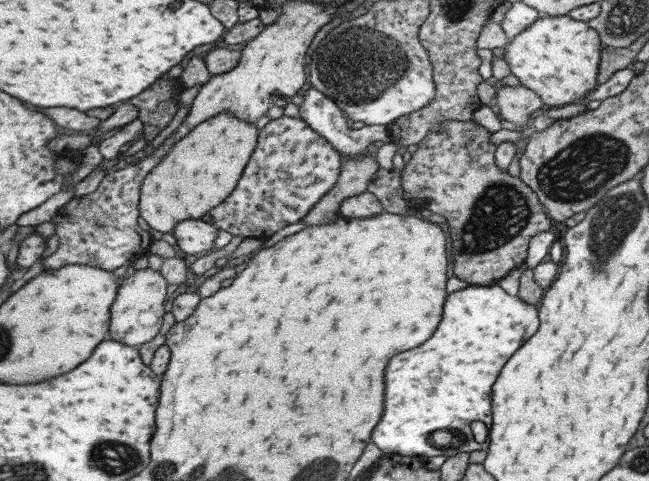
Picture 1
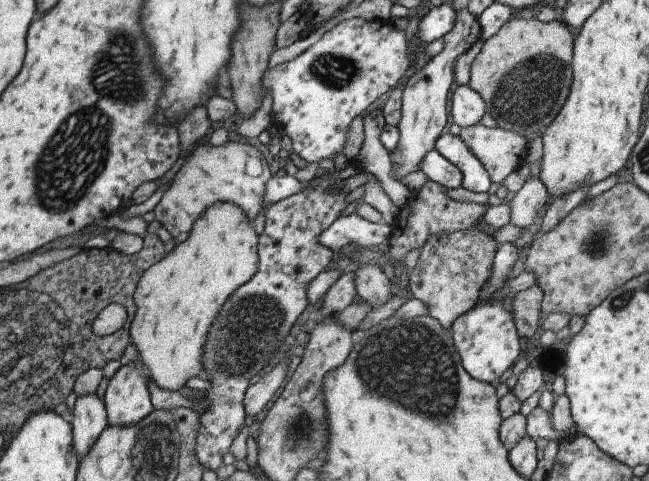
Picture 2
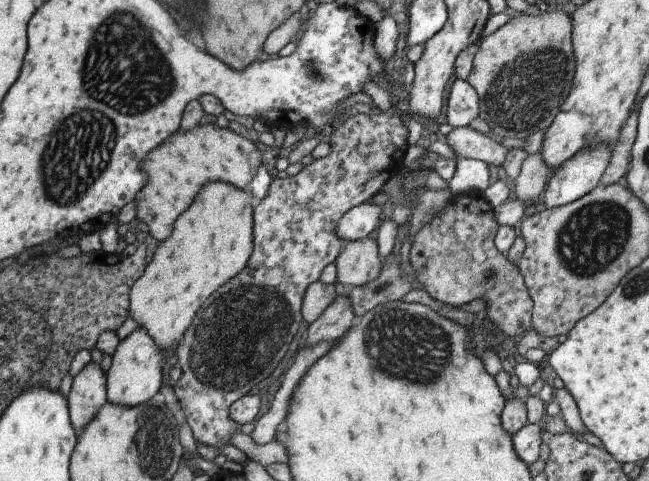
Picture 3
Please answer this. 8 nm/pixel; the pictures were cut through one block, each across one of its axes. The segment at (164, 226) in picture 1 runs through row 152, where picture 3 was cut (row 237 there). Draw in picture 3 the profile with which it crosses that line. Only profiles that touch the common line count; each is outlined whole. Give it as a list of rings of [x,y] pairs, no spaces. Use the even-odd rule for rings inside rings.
[[[208,182],[208,186],[202,186],[188,210],[174,222],[172,234],[156,248],[154,258],[144,275],[132,286],[129,293],[129,314],[140,328],[148,332],[148,336],[152,336],[164,355],[168,348],[172,347],[176,352],[176,346],[182,344],[184,332],[194,322],[194,314],[200,308],[200,302],[204,302],[204,298],[208,298],[216,288],[230,282],[230,278],[236,278],[236,274],[240,274],[248,266],[254,252],[252,232],[255,204],[250,189],[240,190],[226,182]]]

